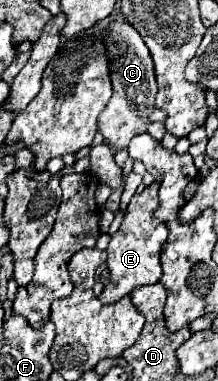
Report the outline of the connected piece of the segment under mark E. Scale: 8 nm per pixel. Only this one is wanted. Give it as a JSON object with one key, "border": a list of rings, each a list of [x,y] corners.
{"border":[[[158,183],[148,185],[142,193],[136,193],[132,201],[128,203],[126,217],[120,225],[120,229],[112,235],[110,245],[106,249],[108,253],[108,269],[110,269],[110,283],[104,287],[100,301],[104,305],[116,303],[124,295],[130,295],[140,285],[152,285],[158,283],[162,277],[160,267],[160,247],[164,245],[164,239],[168,237],[168,229],[164,223],[156,223],[152,219],[152,211],[158,207]]]}

